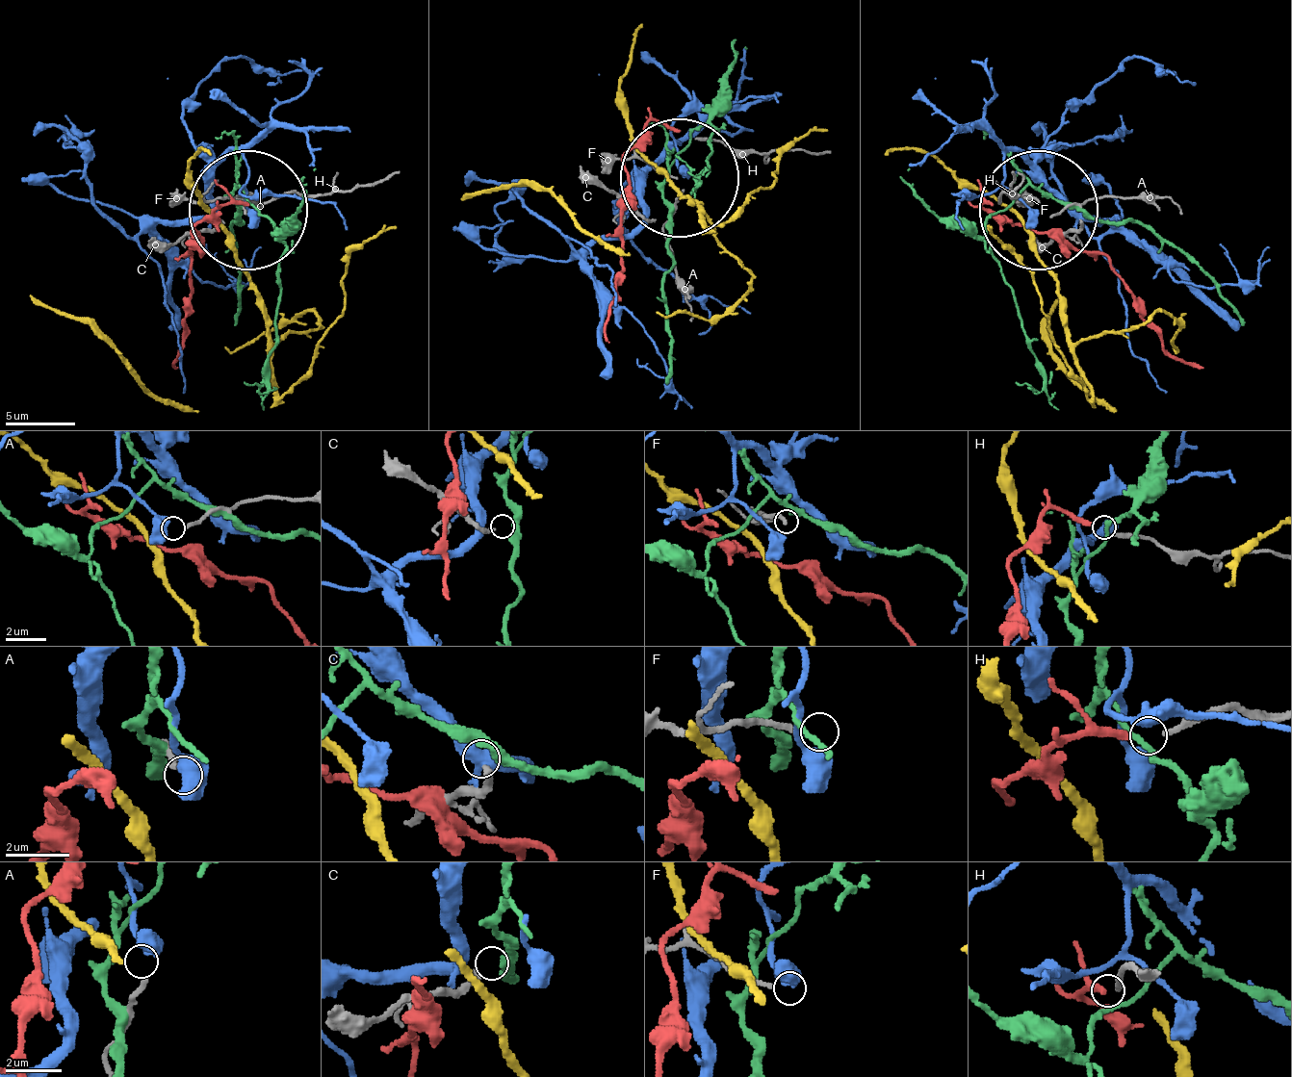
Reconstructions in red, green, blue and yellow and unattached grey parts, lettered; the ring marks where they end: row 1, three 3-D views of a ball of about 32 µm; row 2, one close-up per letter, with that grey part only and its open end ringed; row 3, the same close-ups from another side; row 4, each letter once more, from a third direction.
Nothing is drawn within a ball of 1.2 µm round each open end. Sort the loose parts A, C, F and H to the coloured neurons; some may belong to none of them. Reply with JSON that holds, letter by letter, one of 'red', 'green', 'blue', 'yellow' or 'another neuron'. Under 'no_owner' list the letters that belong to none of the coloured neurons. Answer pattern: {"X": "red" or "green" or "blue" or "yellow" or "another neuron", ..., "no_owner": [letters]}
{"A": "blue", "C": "green", "F": "another neuron", "H": "red", "no_owner": ["F"]}

